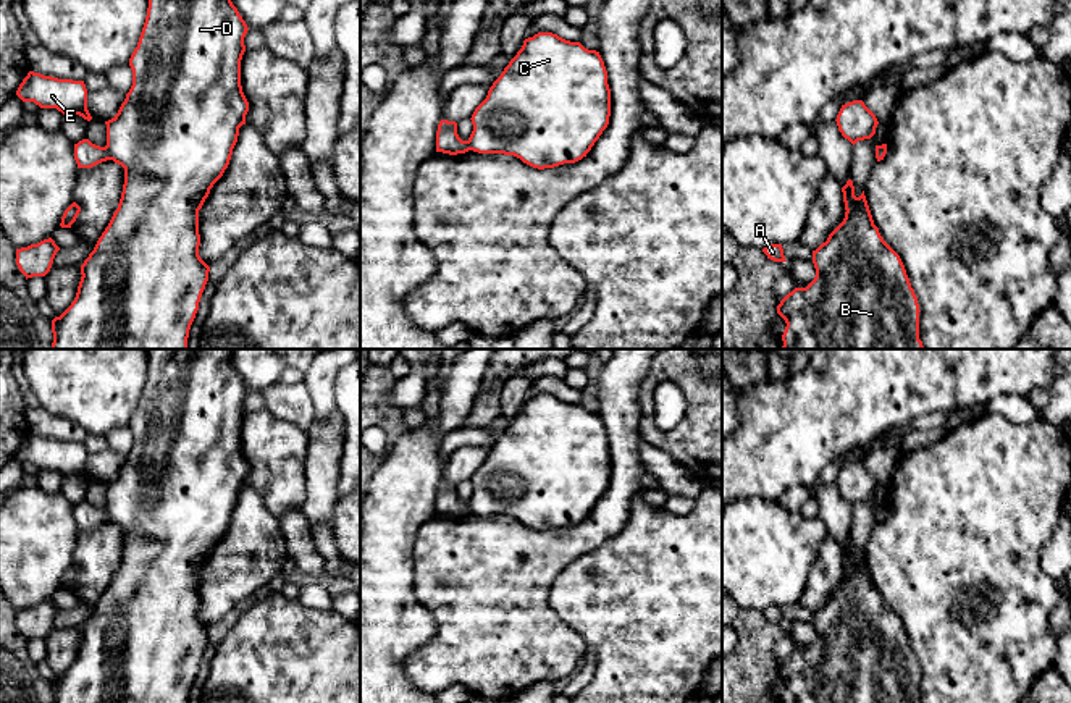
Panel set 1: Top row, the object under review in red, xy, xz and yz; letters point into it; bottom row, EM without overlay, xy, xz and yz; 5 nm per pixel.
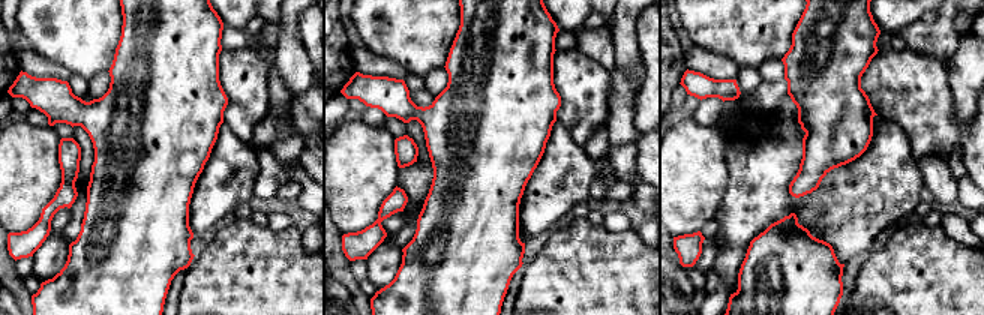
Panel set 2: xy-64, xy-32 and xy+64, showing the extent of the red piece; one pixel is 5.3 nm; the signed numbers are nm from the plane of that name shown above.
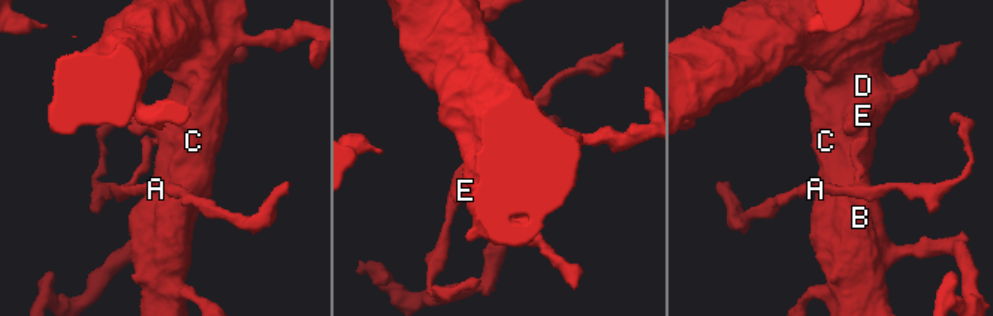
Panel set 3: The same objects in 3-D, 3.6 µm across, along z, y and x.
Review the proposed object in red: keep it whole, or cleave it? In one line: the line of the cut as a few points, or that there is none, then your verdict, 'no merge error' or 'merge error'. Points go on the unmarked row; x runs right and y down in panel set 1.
cut in xy along (104, 509), (109, 521); merge error

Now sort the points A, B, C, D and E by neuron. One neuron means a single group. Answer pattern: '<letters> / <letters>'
A / B C D E

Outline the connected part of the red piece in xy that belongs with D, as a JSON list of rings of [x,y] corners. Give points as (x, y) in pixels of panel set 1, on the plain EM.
[[[145,349],[149,370],[145,385],[134,410],[129,428],[132,431],[132,448],[126,456],[118,475],[105,483],[108,522],[124,530],[124,546],[118,570],[108,588],[99,600],[94,612],[81,627],[81,643],[71,667],[52,682],[53,703],[187,703],[191,687],[199,672],[199,664],[208,643],[210,629],[200,621],[199,608],[199,572],[210,556],[213,546],[223,538],[229,527],[233,511],[237,504],[239,490],[246,486],[249,464],[241,448],[241,422],[246,414],[244,399],[249,393],[246,383],[231,364],[234,349]]]

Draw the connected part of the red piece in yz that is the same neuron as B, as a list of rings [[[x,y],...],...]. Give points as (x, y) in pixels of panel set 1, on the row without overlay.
[[[848,541],[842,554],[845,580],[827,603],[813,612],[814,642],[806,650],[795,650],[777,667],[777,676],[787,685],[782,703],[921,703],[921,672],[900,617],[874,587],[864,553],[856,559],[853,543]]]

